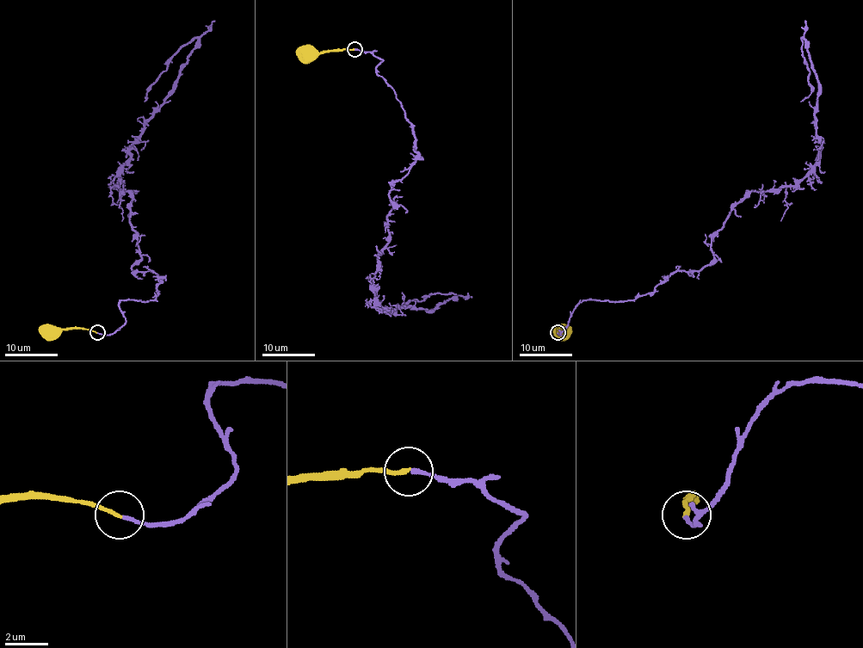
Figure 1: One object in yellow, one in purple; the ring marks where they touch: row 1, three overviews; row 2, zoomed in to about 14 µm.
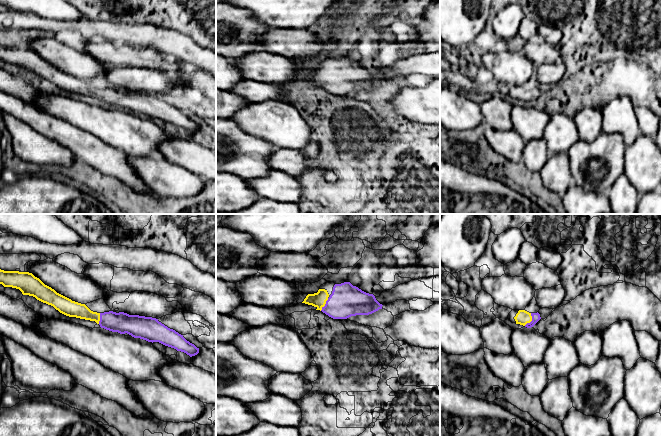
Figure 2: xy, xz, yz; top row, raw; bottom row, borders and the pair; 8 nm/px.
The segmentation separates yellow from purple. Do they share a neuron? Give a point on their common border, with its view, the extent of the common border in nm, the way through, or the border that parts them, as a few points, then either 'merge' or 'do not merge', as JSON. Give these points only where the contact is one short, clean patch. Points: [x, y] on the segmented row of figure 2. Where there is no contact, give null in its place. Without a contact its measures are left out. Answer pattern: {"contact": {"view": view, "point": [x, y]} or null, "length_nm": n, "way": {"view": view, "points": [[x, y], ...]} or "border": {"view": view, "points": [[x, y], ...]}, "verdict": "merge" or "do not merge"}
{"contact": {"view": "yz", "point": [531, 320]}, "length_nm": 120, "way": {"view": "yz", "points": [[523, 317], [531, 320], [536, 317]]}, "verdict": "merge"}

